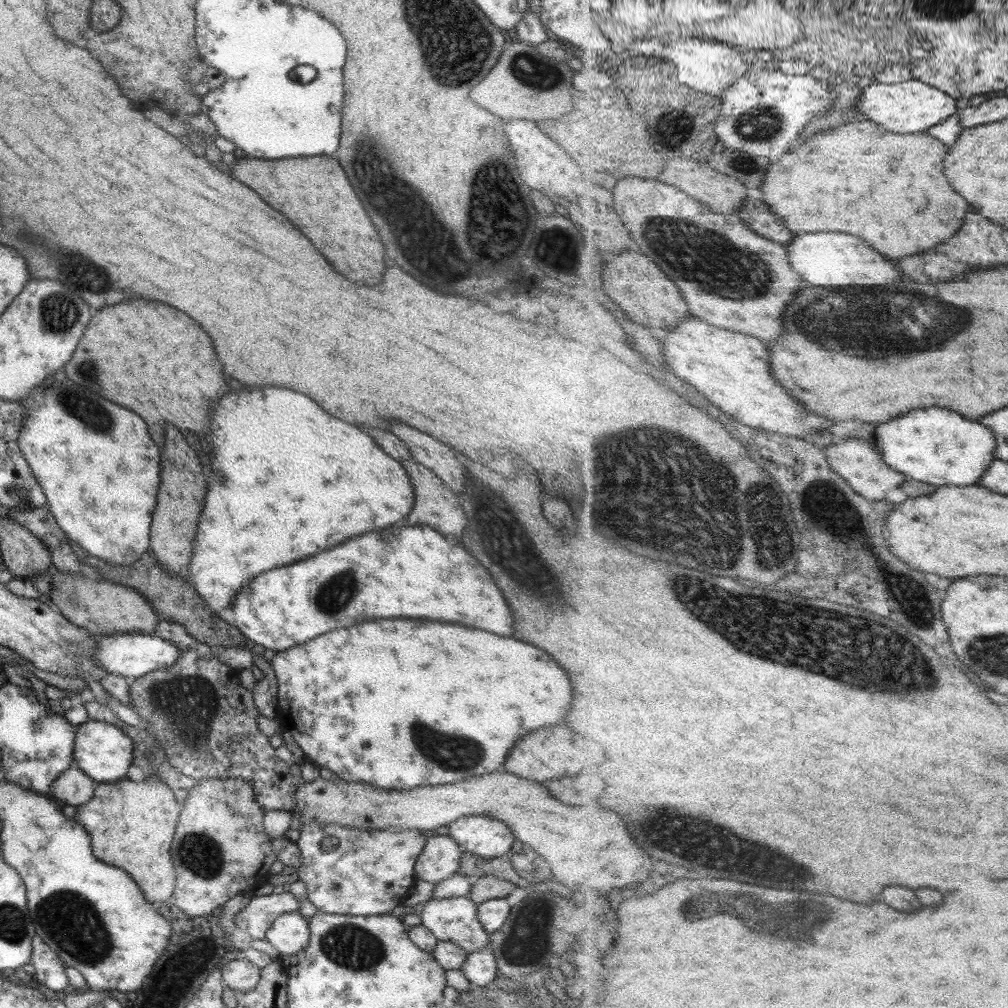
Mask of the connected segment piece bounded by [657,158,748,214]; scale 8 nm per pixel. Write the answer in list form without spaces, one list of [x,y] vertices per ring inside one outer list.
[[[667,158],[668,163],[657,179],[679,187],[693,198],[704,202],[716,213],[737,214],[746,202],[747,187],[739,178],[715,170],[708,162],[697,162],[691,158]]]

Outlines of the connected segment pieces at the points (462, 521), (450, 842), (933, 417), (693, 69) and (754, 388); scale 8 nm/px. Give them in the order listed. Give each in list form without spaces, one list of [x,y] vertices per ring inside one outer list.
[[[399,460],[400,465],[406,470],[410,478],[414,490],[414,505],[411,514],[407,516],[407,524],[409,526],[421,527],[422,525],[430,526],[433,530],[437,530],[439,534],[445,536],[456,536],[461,539],[465,534],[465,528],[468,520],[462,509],[459,496],[449,487],[445,486],[441,480],[422,464],[413,460]]]
[[[449,835],[427,838],[414,862],[415,880],[435,885],[449,878],[458,869],[461,853],[461,848]]]
[[[919,408],[911,410],[909,414],[895,418],[891,422],[885,422],[885,426],[876,428],[876,441],[873,443],[877,447],[878,453],[883,460],[894,467],[895,470],[906,474],[915,480],[933,484],[937,487],[951,486],[971,486],[977,485],[982,480],[982,476],[989,470],[990,464],[996,459],[998,442],[995,433],[980,421],[974,421],[964,417],[958,412],[948,408]]]
[[[665,34],[665,40],[669,44],[665,48],[665,58],[679,68],[679,80],[691,88],[697,88],[699,92],[709,92],[709,95],[721,98],[728,86],[745,76],[749,70],[743,54],[733,46],[699,38],[677,38],[671,34]]]
[[[693,316],[684,318],[679,324],[672,326],[667,331],[667,336],[660,341],[664,344],[666,363],[669,363],[671,370],[676,376],[683,378],[685,382],[693,384],[701,394],[705,394],[711,402],[715,402],[727,414],[735,416],[739,422],[743,422],[747,426],[787,434],[793,438],[801,438],[812,443],[814,442],[814,434],[827,431],[835,423],[833,420],[805,408],[796,396],[787,394],[787,390],[779,384],[779,380],[775,378],[775,374],[771,370],[771,352],[769,352],[767,344],[763,344],[761,340],[751,338],[751,336],[741,334],[741,332],[713,326],[710,322],[703,322],[700,318],[693,318]]]

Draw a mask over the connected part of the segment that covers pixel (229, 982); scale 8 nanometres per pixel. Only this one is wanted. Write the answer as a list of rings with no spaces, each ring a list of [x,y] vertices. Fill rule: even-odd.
[[[243,957],[230,960],[220,970],[224,986],[242,993],[250,991],[257,984],[259,971],[259,967]]]

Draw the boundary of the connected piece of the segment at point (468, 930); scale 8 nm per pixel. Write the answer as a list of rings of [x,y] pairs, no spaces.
[[[468,896],[428,899],[419,912],[420,923],[433,933],[437,941],[452,942],[462,948],[466,954],[481,950],[488,945],[488,933],[483,930],[476,915],[476,904]]]

